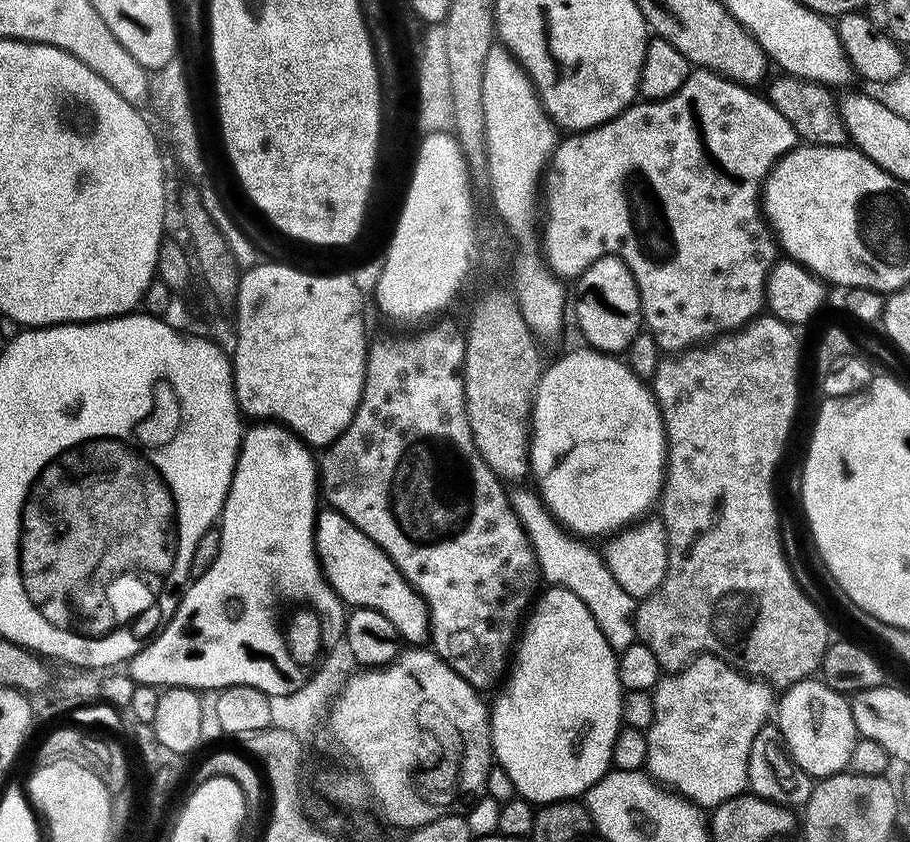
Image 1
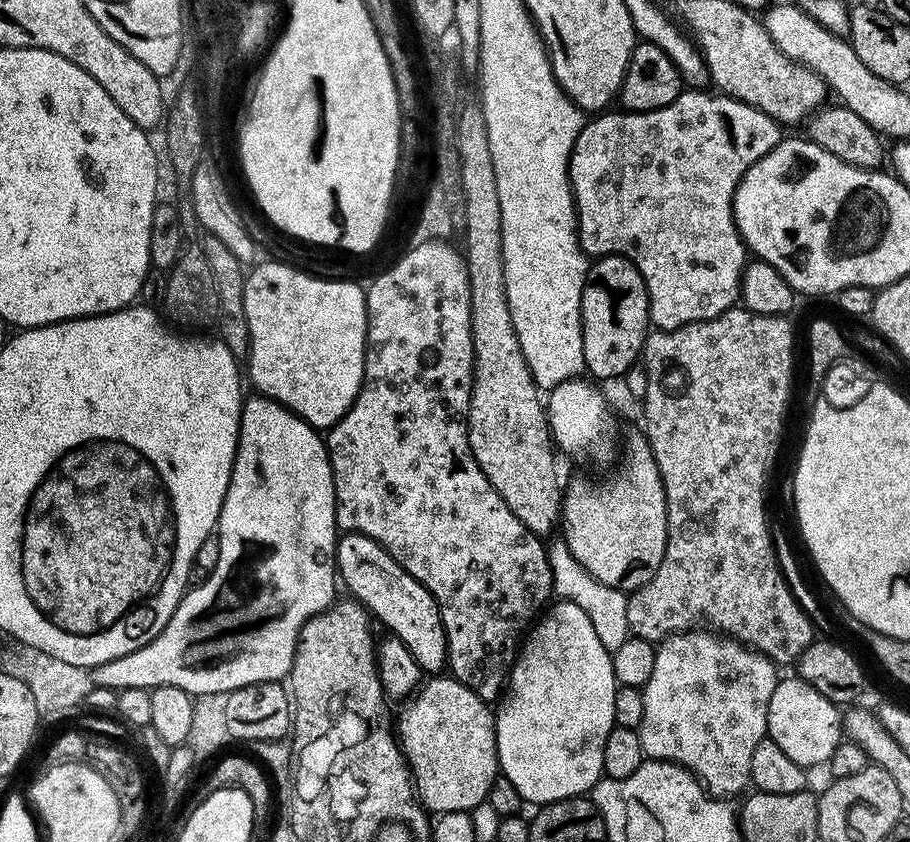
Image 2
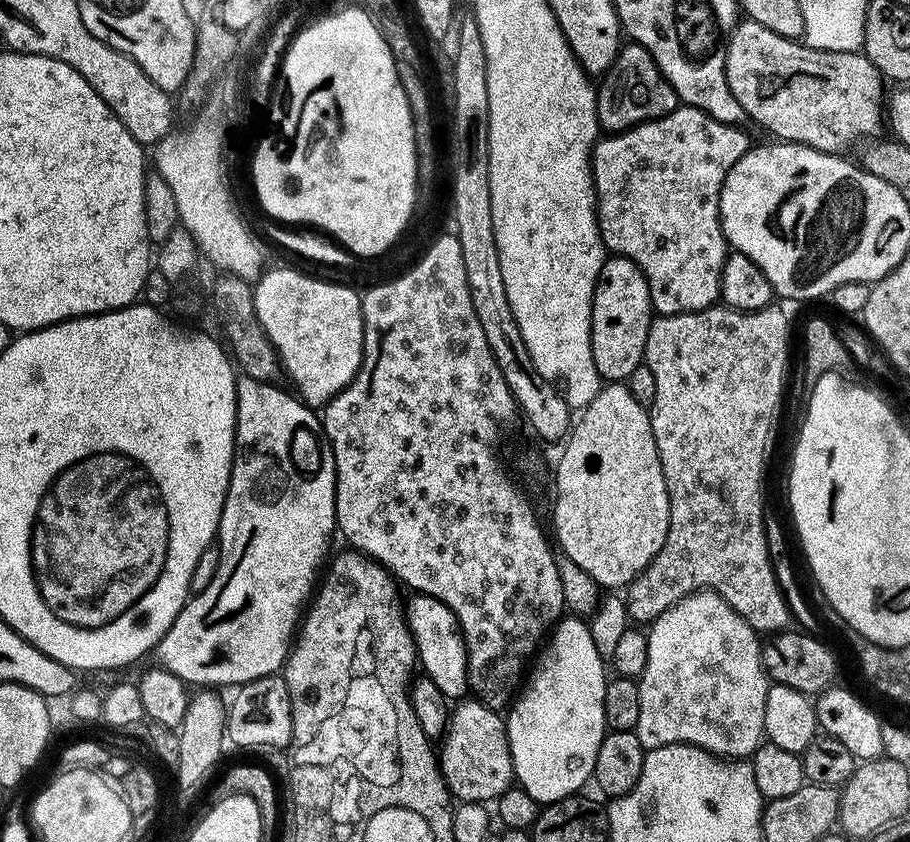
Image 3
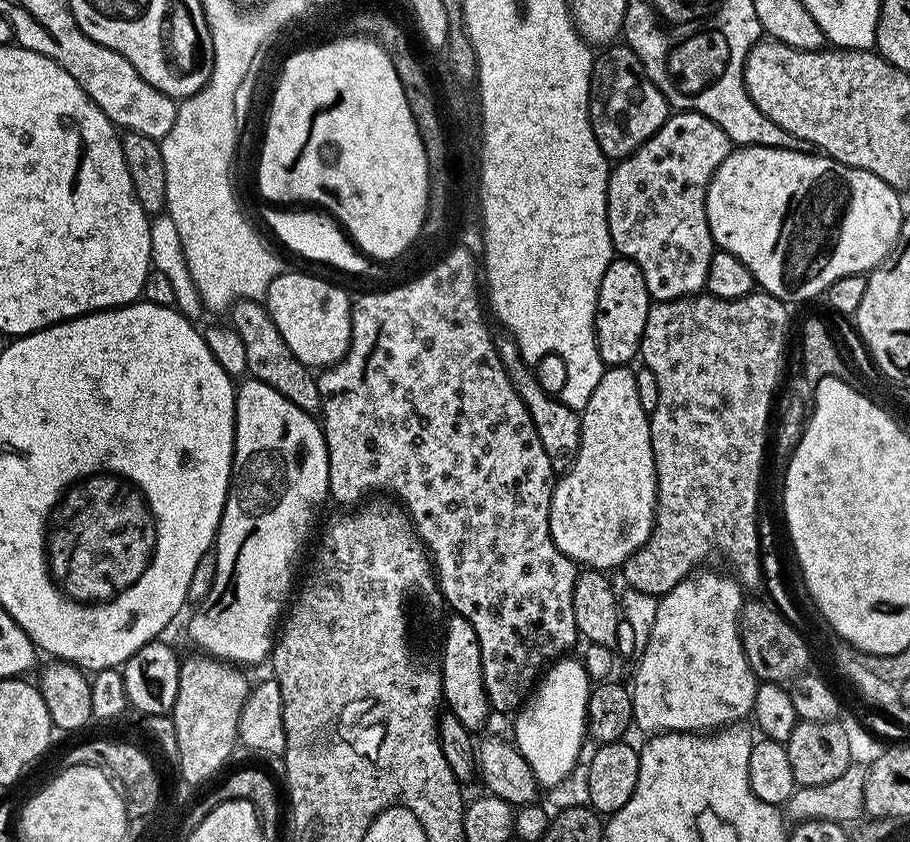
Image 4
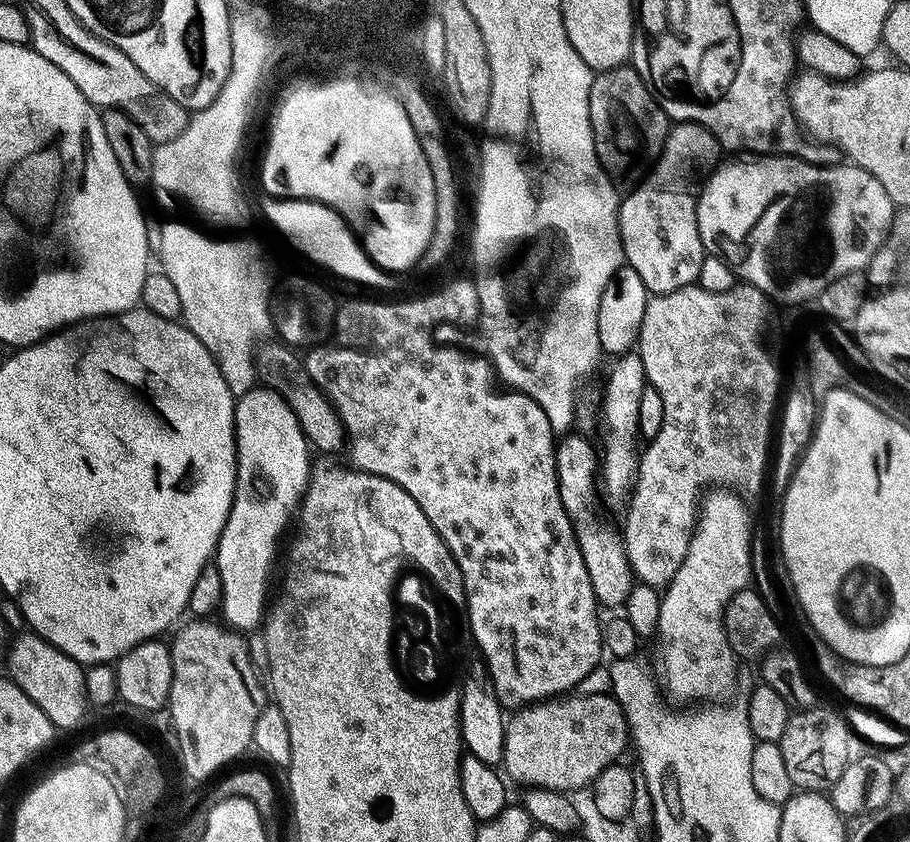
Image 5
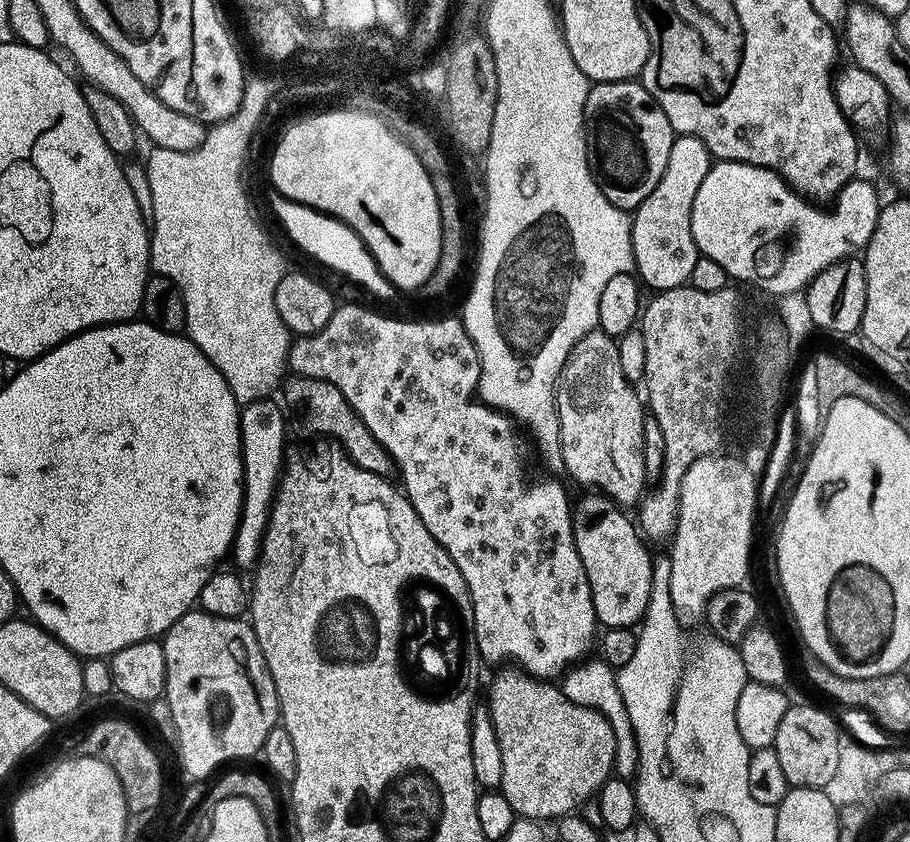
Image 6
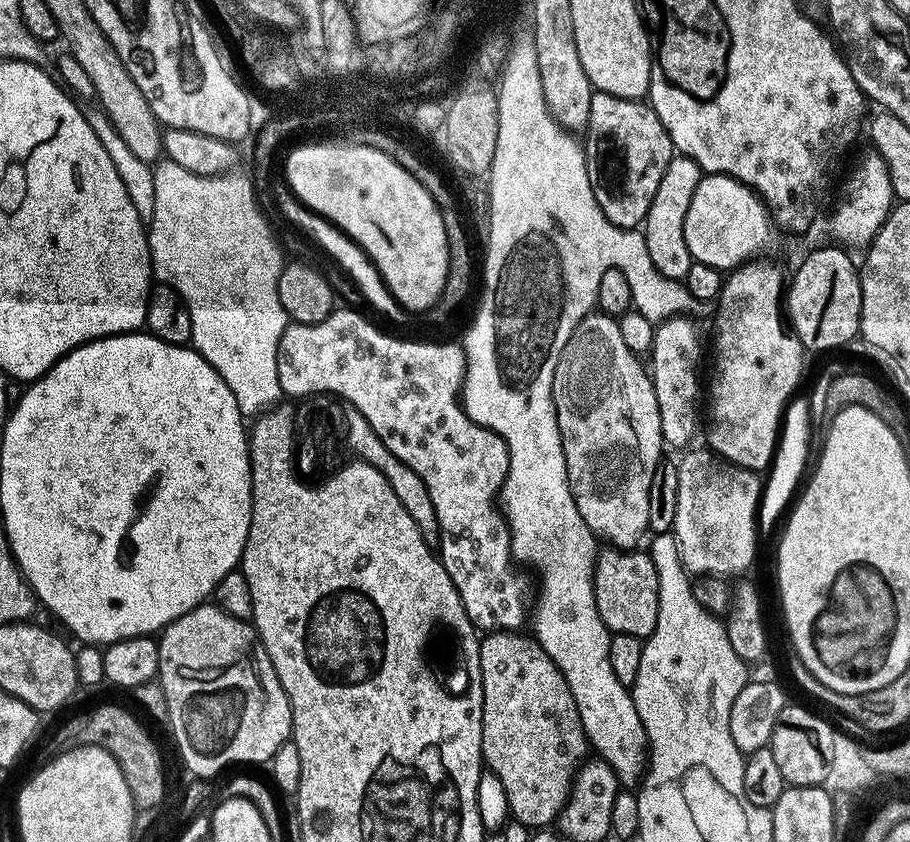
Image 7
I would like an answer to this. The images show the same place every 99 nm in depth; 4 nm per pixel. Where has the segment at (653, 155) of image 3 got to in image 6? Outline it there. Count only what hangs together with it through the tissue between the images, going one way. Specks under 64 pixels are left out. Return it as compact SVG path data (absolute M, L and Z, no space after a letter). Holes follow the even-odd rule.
M677 135L670 146L666 174L662 174L658 186L654 186L650 198L631 213L634 272L645 289L652 288L653 293L658 293L688 284L690 270L694 270L694 262L698 262L701 255L690 226L694 194L698 194L698 186L702 186L702 178L706 178L713 163L714 157L702 141L693 136Z

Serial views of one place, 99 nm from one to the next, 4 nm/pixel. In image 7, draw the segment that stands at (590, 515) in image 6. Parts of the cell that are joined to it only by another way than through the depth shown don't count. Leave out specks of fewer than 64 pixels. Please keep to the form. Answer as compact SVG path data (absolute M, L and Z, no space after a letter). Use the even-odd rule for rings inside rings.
M605 547L597 555L594 582L594 598L598 614L609 633L634 634L645 641L658 626L658 575L649 553L642 550L621 550Z

